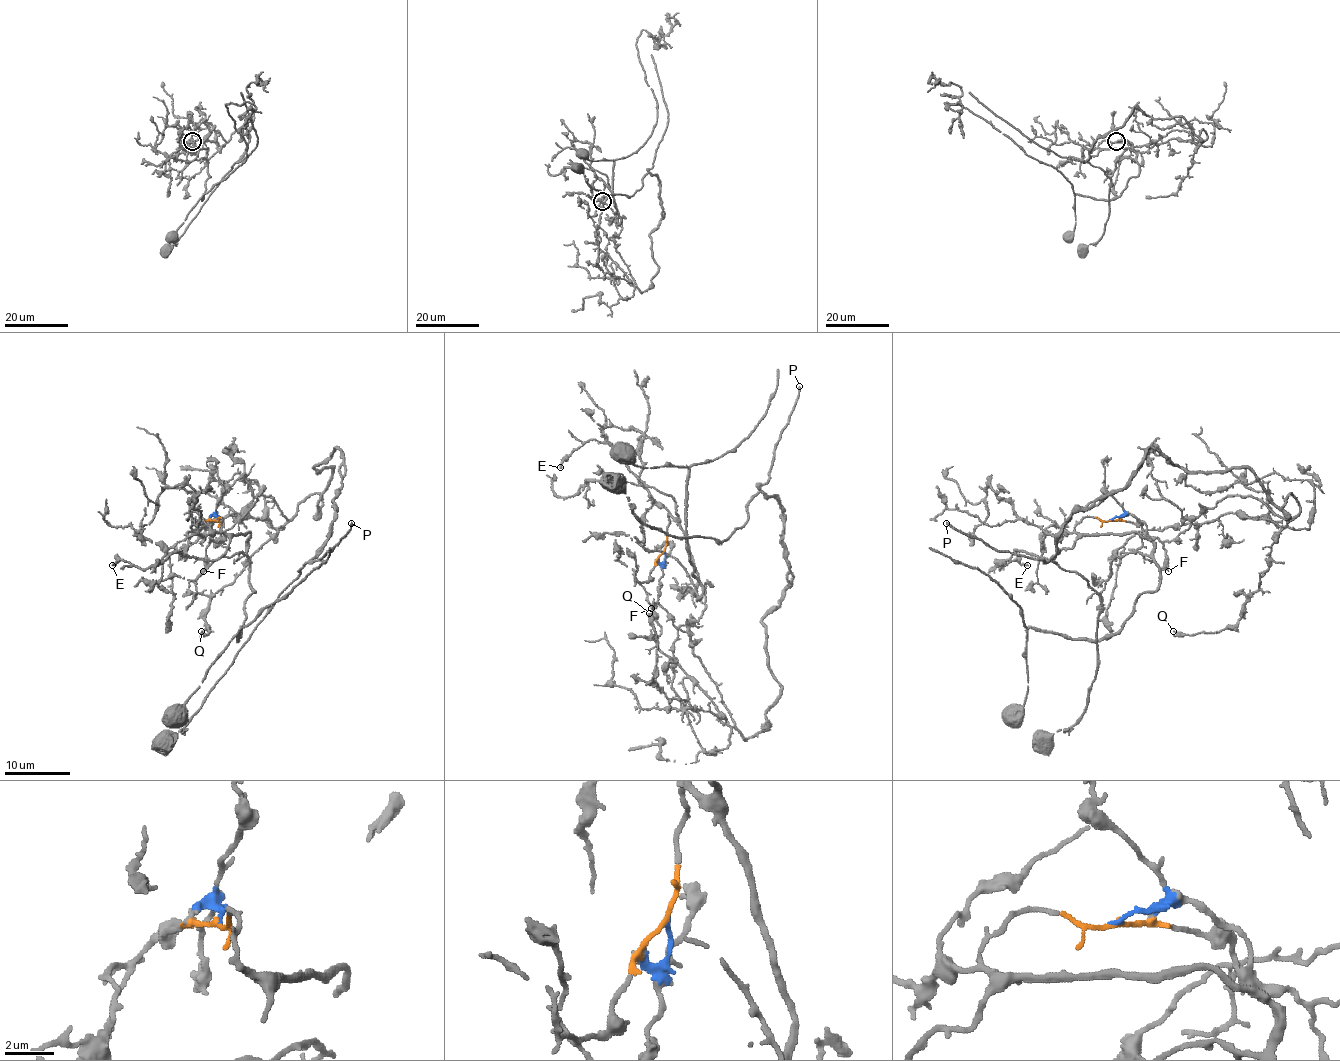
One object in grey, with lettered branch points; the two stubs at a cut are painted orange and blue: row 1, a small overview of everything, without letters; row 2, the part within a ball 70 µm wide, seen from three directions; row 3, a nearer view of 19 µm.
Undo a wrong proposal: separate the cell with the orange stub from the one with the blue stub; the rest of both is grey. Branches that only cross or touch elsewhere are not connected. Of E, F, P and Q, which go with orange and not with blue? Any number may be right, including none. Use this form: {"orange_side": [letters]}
{"orange_side": ["E"]}

